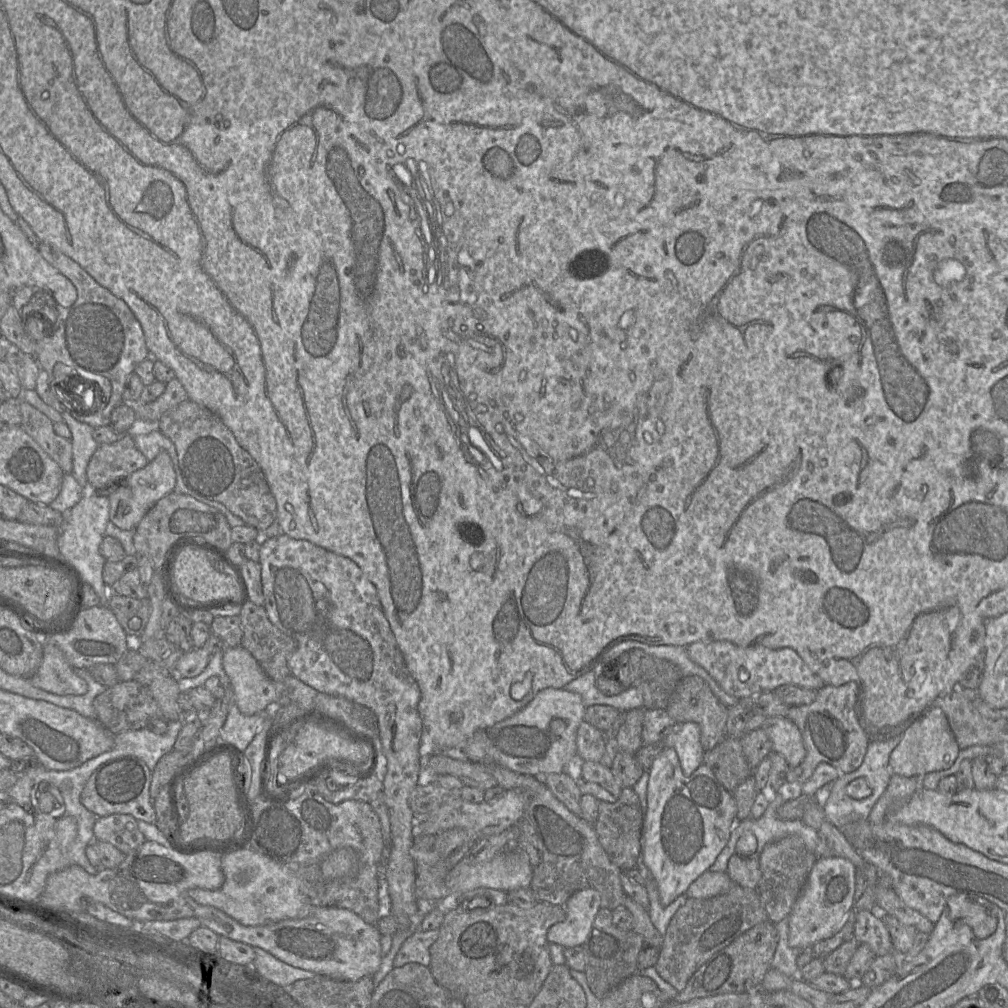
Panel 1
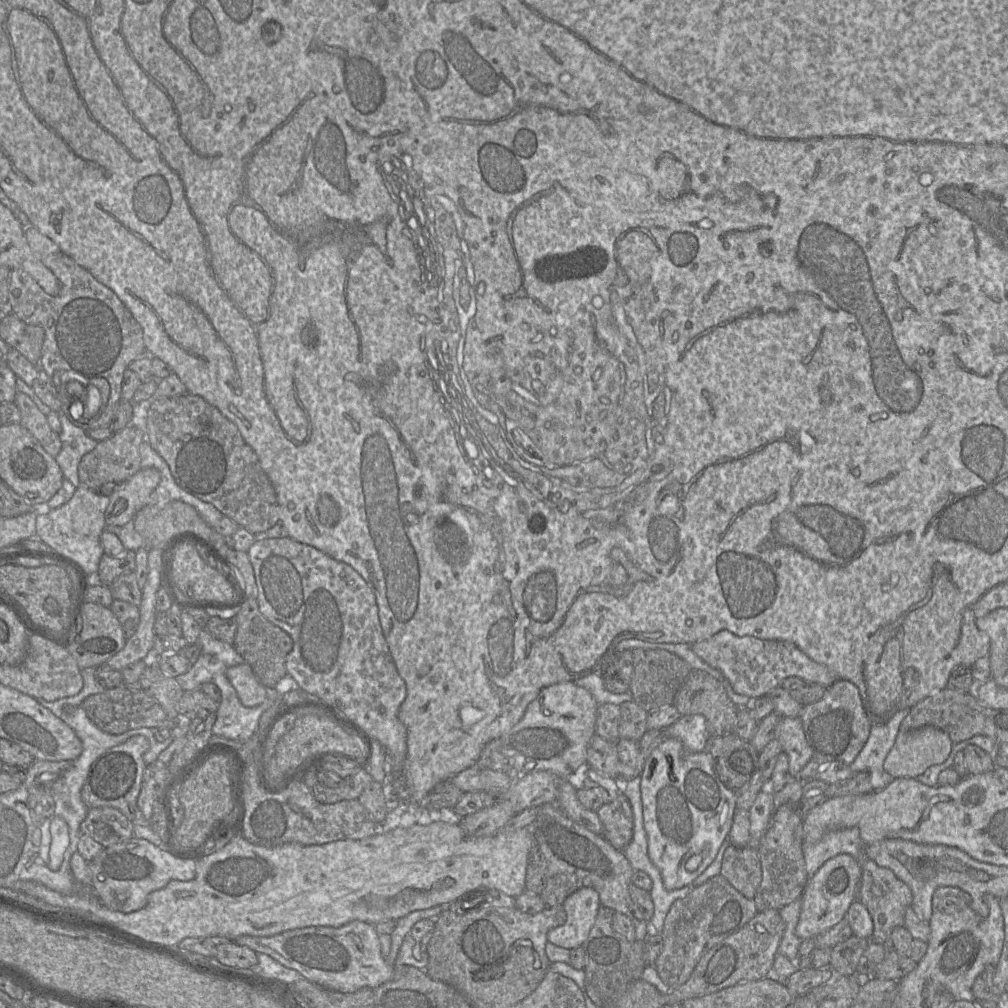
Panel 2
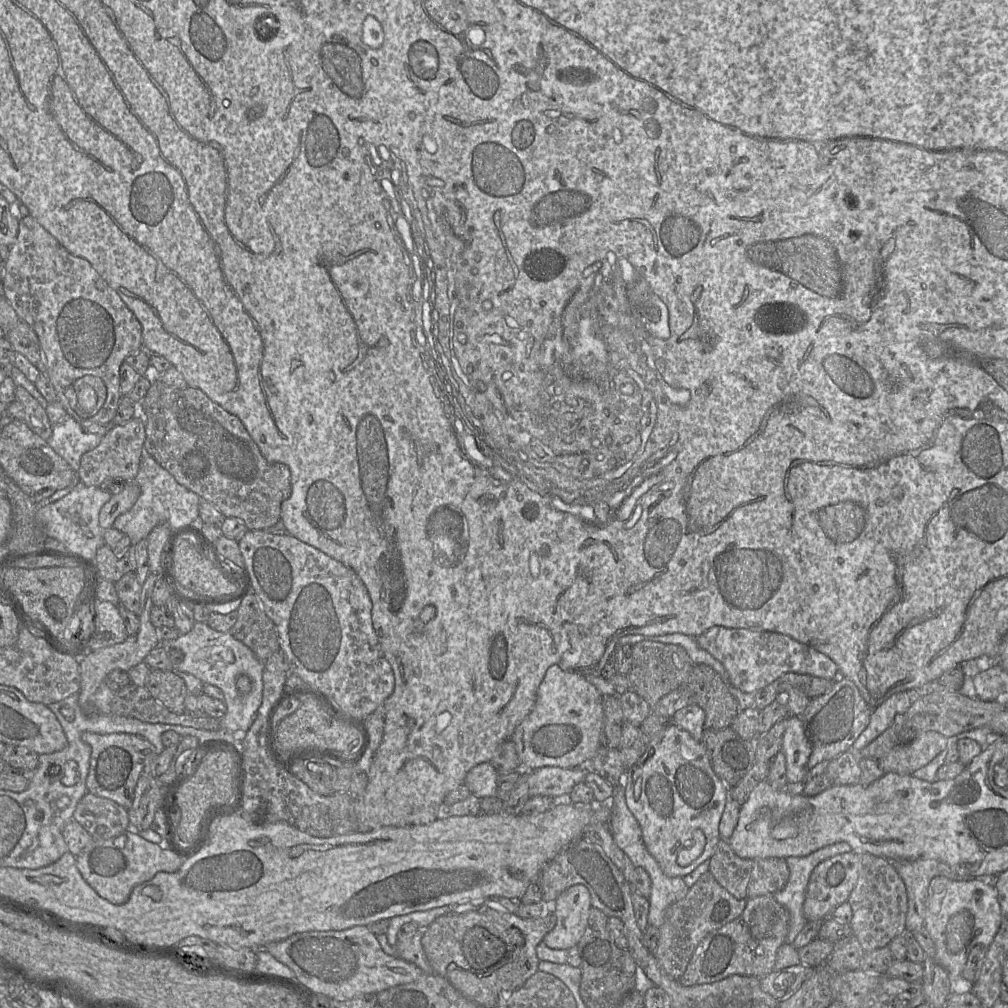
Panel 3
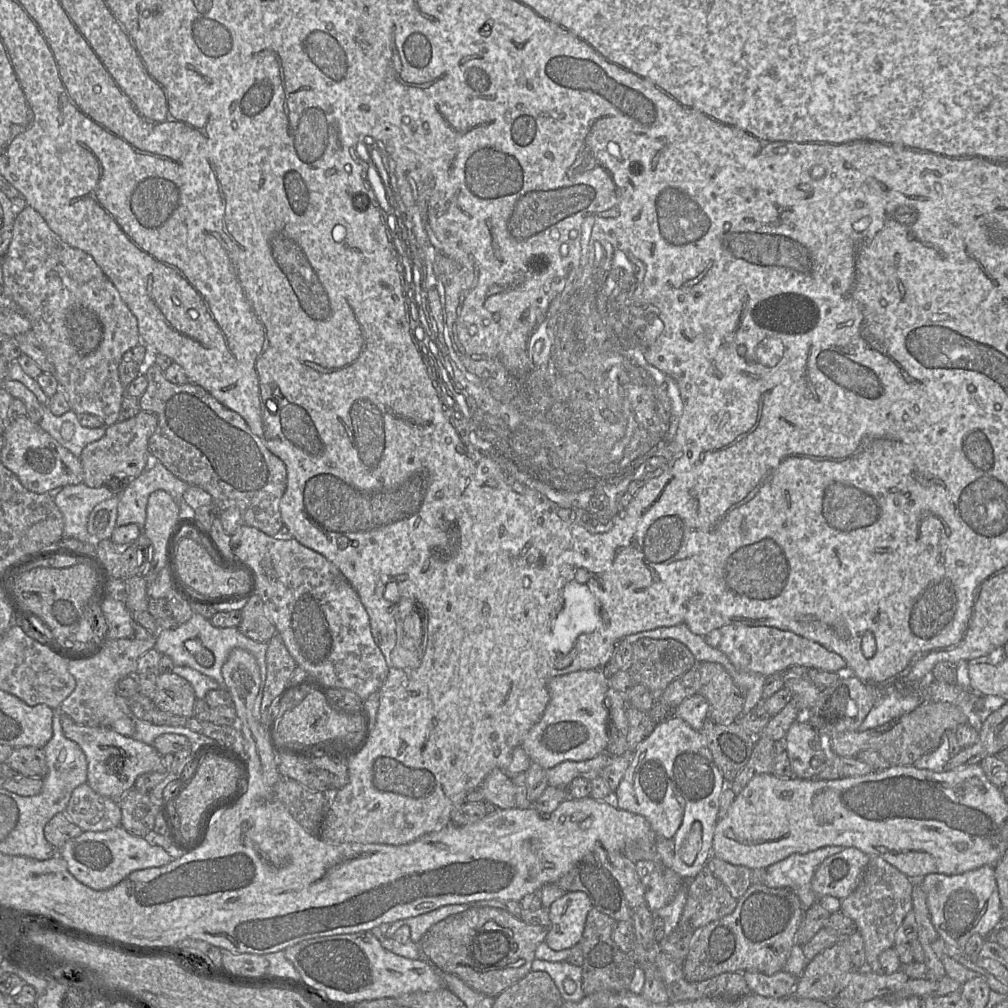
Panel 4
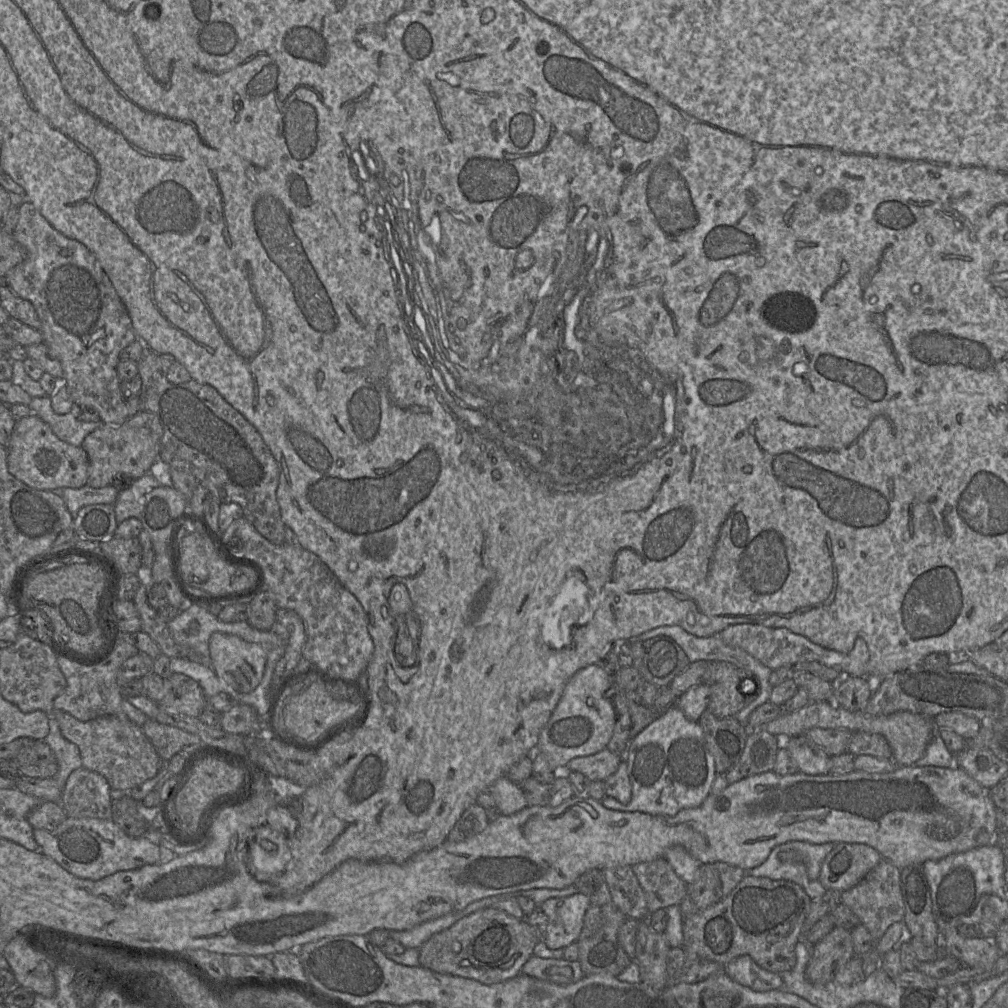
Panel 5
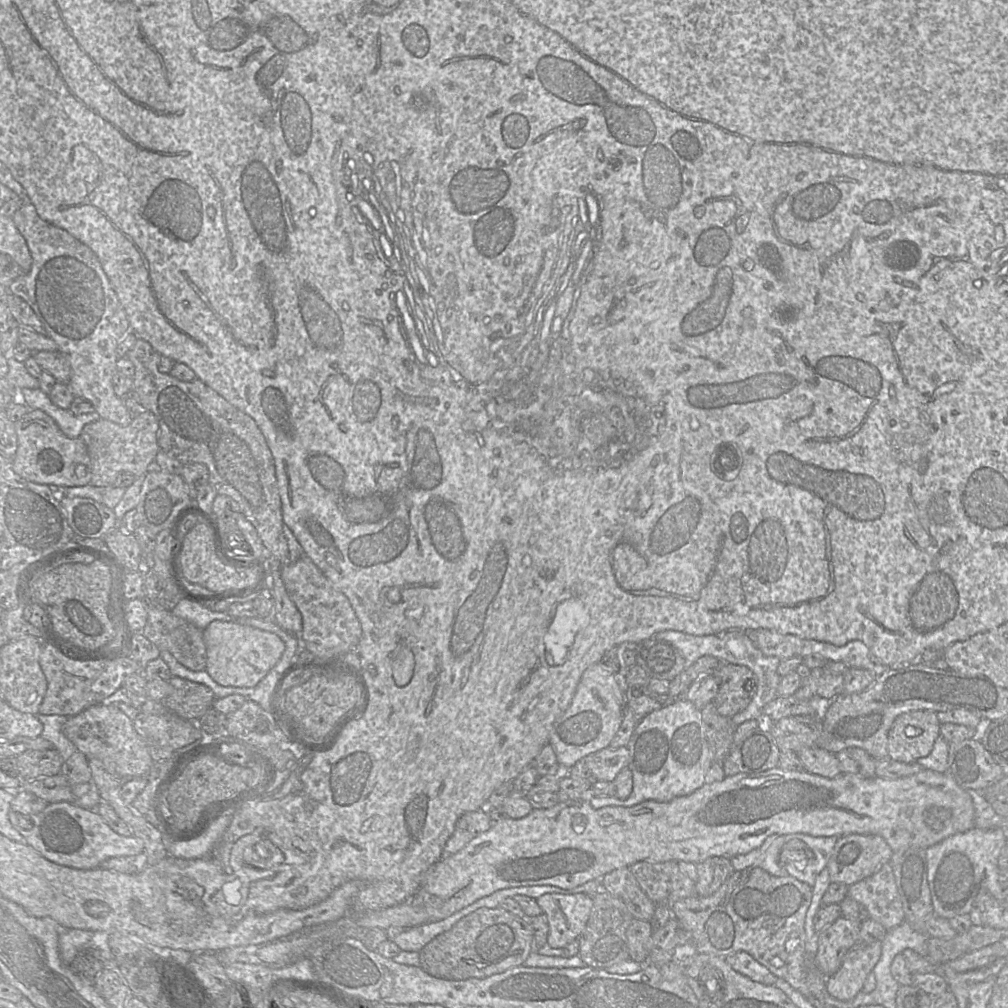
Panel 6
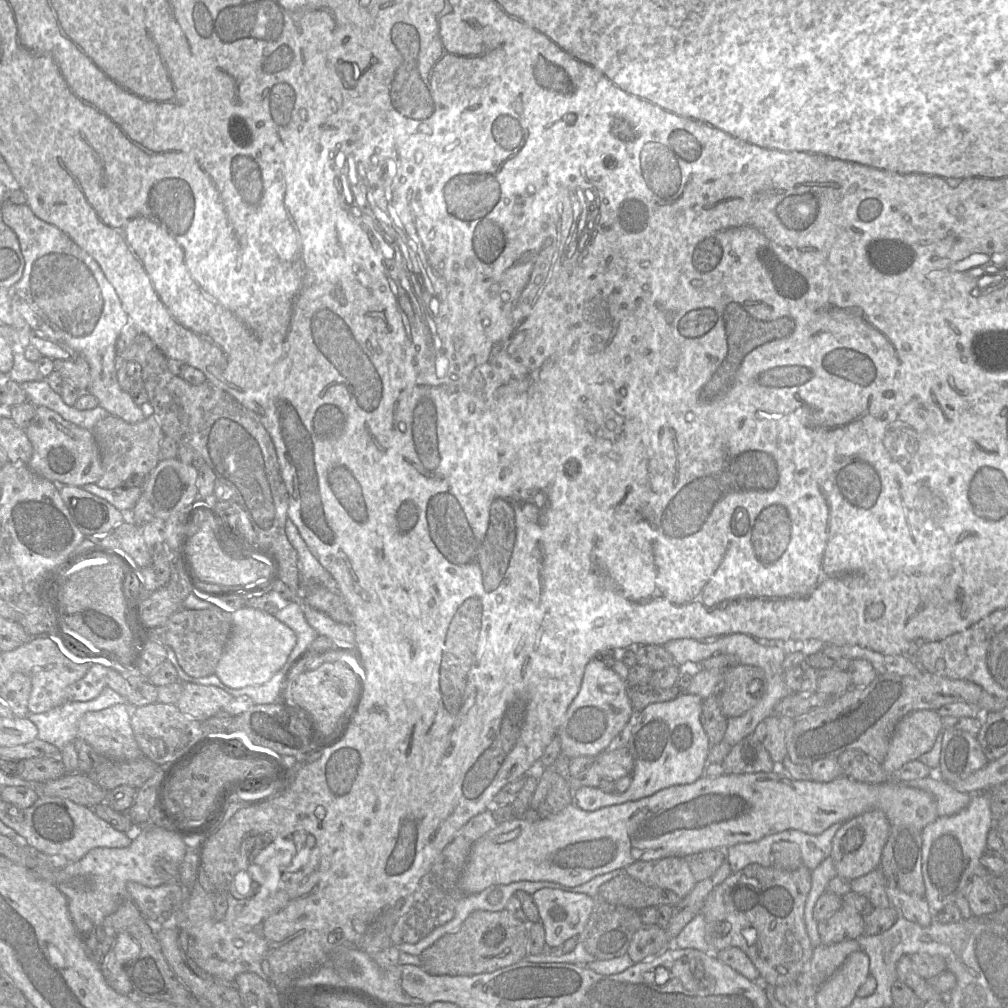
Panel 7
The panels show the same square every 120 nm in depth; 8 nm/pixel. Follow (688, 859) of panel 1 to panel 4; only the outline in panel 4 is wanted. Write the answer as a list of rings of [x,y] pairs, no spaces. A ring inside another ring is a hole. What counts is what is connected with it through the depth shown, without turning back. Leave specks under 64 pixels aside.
[[[675,716],[658,724],[631,753],[629,767],[615,791],[616,807],[644,816],[656,834],[655,851],[662,864],[683,879],[693,879],[712,855],[719,801],[726,785],[702,734]],[[695,821],[702,824],[701,847],[692,864],[686,864],[679,851]]]

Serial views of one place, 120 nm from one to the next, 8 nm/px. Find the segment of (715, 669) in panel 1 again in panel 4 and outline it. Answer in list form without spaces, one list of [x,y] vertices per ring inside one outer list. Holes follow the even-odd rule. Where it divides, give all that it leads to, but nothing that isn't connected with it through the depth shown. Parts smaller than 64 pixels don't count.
[[[728,624],[708,633],[705,641],[723,652],[737,669],[765,677],[783,673],[793,666],[817,668],[839,674],[847,672],[846,661],[837,653],[794,632],[775,627]]]

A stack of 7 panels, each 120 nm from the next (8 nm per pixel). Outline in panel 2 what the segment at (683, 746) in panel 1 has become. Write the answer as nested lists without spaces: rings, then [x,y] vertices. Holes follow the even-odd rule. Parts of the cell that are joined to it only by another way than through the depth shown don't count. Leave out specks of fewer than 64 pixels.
[[[683,715],[666,729],[667,737],[679,739],[689,751],[701,752],[706,749],[708,731],[703,715]]]

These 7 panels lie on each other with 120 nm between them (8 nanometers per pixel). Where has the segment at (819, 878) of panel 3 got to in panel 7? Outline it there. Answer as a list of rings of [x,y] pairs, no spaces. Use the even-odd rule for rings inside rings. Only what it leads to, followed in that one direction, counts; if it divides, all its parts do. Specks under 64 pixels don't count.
[[[871,810],[844,823],[832,842],[830,857],[838,876],[855,880],[880,868],[883,848],[890,832],[890,822],[881,810]]]

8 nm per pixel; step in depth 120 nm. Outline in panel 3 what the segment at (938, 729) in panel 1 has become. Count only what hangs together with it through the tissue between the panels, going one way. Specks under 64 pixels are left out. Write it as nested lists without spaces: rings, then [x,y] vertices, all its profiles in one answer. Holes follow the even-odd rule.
[[[923,732],[911,742],[892,749],[878,763],[885,773],[913,775],[941,753],[946,745],[947,738],[939,732]]]

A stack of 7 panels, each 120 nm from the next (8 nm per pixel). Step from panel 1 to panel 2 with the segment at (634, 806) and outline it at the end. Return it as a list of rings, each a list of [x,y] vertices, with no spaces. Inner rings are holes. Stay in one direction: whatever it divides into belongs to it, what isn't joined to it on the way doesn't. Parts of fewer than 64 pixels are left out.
[[[623,794],[598,810],[603,824],[603,837],[617,850],[622,851],[633,838],[633,812],[628,798]]]

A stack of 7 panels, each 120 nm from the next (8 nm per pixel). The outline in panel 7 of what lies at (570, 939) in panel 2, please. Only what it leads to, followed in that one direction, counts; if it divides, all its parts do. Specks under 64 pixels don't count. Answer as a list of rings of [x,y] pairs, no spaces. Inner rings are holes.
[[[543,888],[532,894],[545,930],[545,944],[562,946],[571,937],[578,937],[585,929],[596,905],[596,898],[584,893],[574,893],[555,888]]]

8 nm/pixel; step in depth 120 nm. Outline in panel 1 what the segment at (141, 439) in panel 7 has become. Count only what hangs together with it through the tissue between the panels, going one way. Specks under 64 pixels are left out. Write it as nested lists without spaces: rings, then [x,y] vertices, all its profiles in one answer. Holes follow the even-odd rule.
[[[128,433],[110,444],[101,444],[87,466],[89,488],[114,479],[126,478],[148,464],[147,458],[137,449],[134,438]]]

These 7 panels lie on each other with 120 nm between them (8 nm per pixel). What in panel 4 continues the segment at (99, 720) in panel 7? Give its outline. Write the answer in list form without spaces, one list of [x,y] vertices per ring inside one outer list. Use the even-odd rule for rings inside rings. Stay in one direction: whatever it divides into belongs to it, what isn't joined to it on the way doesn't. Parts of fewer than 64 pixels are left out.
[[[64,713],[61,714],[61,725],[65,737],[76,742],[86,755],[89,786],[117,804],[123,795],[134,787],[140,775],[165,771],[162,756],[152,745],[124,736],[109,727],[78,725]]]

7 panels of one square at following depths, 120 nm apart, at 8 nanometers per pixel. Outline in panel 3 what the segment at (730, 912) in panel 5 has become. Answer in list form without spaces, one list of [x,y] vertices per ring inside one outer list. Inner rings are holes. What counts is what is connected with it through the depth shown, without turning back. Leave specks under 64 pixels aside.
[[[773,895],[747,898],[738,918],[702,939],[679,982],[690,987],[718,982],[732,975],[763,978],[774,971],[777,952],[786,941],[789,920],[788,910]]]

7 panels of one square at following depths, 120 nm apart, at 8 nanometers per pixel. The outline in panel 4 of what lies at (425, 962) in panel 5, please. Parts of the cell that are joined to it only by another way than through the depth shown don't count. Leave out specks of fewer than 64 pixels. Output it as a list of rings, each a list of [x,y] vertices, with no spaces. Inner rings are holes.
[[[470,907],[433,925],[422,937],[420,958],[432,967],[460,978],[473,990],[496,997],[531,971],[537,946],[545,941],[549,926],[531,925],[509,912],[493,907]]]

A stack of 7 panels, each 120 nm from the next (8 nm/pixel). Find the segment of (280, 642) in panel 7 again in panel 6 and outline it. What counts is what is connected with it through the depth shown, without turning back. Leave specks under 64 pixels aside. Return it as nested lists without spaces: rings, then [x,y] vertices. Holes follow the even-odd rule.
[[[214,620],[203,630],[206,671],[222,686],[254,687],[279,662],[284,641],[276,634],[232,621]]]

